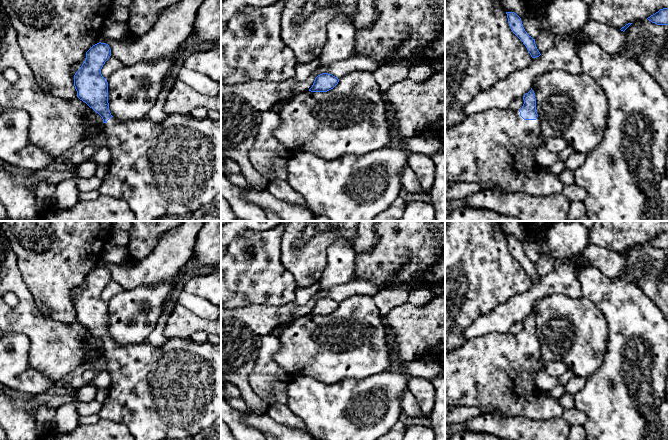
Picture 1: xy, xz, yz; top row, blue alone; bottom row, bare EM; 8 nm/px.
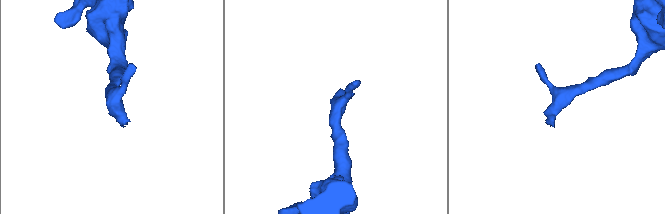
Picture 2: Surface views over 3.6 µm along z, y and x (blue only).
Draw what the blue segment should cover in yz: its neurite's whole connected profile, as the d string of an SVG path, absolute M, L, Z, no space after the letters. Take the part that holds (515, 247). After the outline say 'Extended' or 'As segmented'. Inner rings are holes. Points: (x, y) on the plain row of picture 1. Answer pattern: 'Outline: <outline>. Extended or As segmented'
Outline: M506 236L506 238L512 256L523 266L531 281L539 281L541 278L536 271L535 263L525 255L521 242L514 236Z. As segmented

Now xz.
Outline: M322 297L318 299L312 311L309 313L311 316L327 316L333 313L339 306L339 303L332 298Z. As segmented

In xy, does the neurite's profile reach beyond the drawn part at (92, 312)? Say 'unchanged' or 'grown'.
grown

